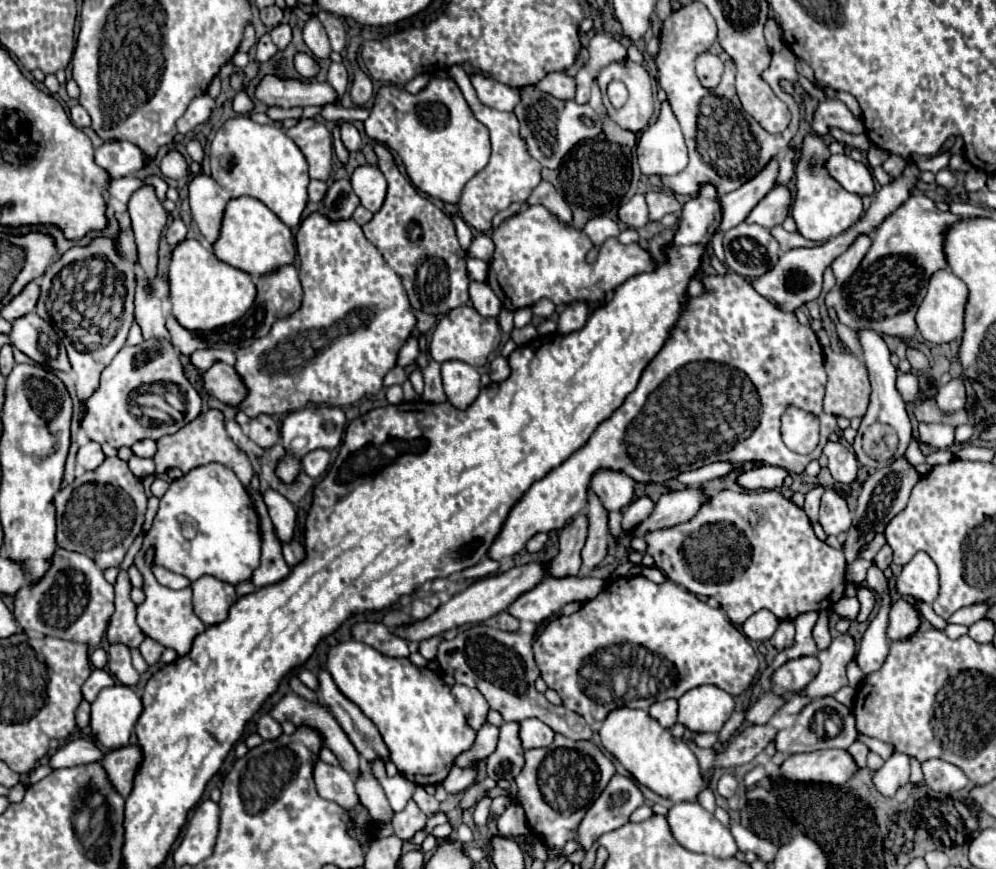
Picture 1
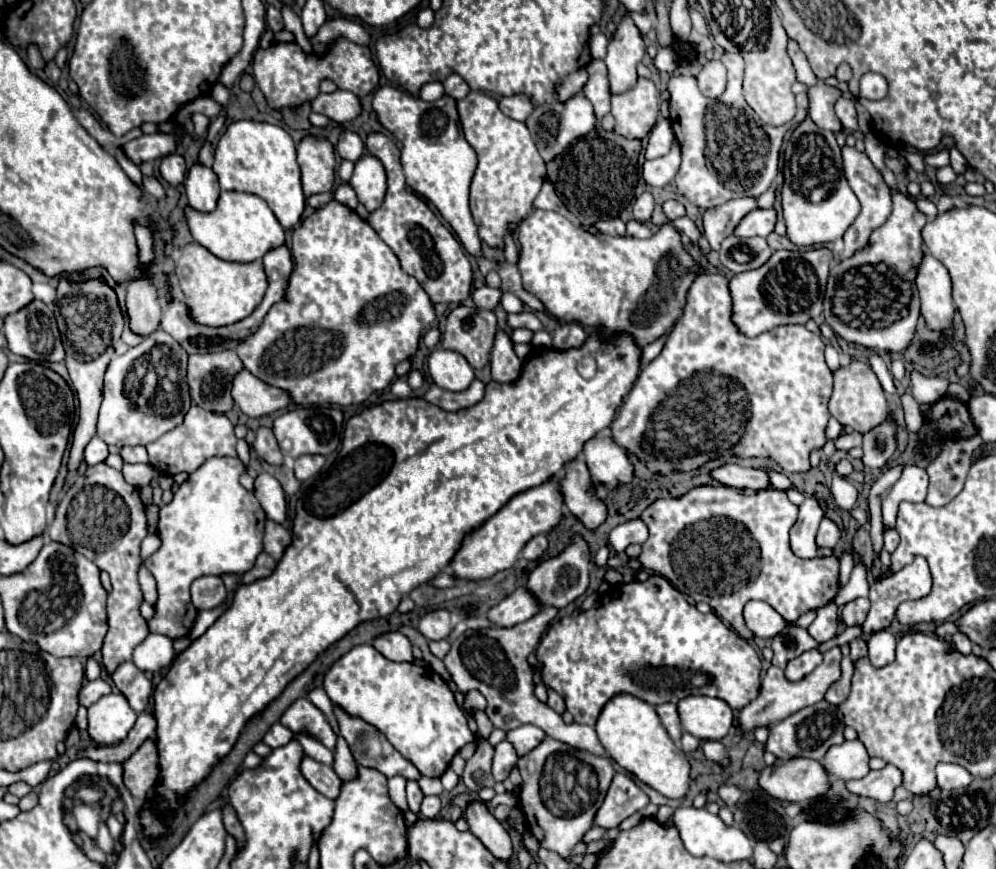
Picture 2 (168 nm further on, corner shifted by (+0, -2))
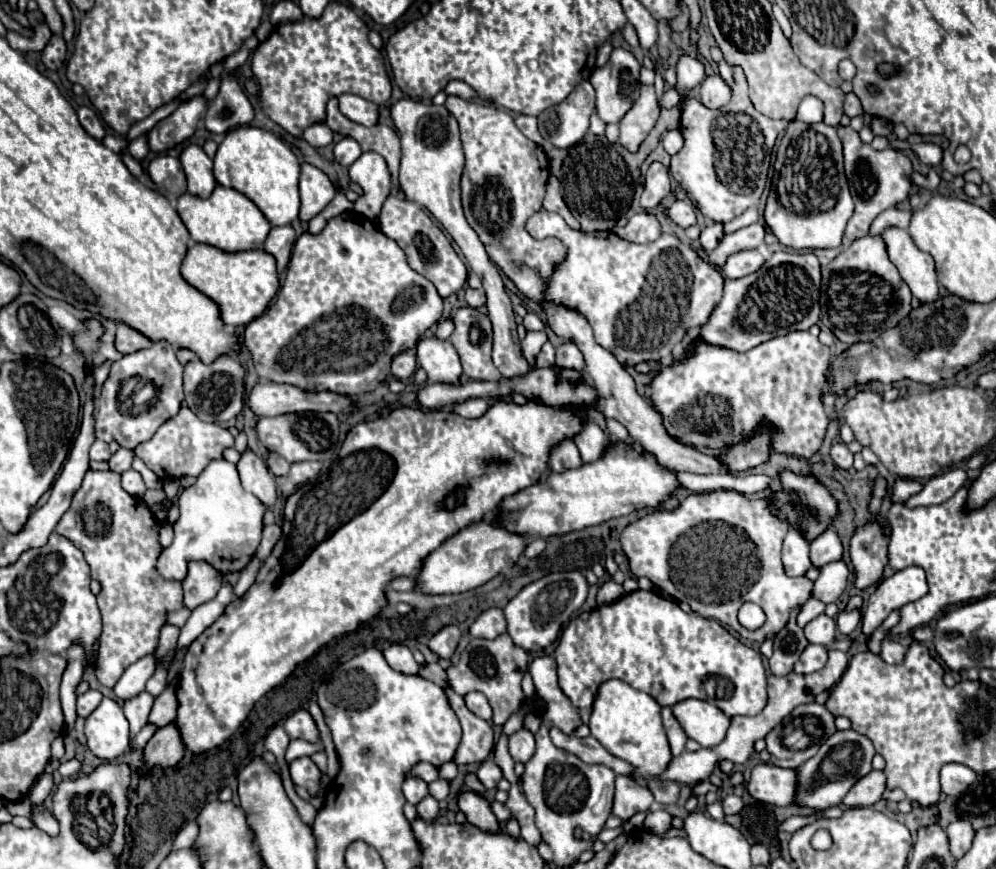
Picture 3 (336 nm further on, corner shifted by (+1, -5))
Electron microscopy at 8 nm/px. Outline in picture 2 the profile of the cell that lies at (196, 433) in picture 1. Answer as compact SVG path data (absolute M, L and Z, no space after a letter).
M191 405L191 409L187 411L183 423L177 425L175 429L171 429L169 433L165 433L163 437L159 437L157 441L149 443L147 453L149 453L149 463L155 469L159 469L165 475L177 475L181 471L193 473L209 457L215 457L215 455L237 457L235 443L237 443L237 437L233 433L233 425L225 415L221 415L221 413L215 415L215 413L205 411L197 405Z

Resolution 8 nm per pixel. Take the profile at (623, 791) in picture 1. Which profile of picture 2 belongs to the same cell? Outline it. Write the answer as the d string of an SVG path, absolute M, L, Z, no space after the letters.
M617 773L613 777L613 783L609 787L609 793L601 809L595 815L595 825L613 829L629 815L641 811L647 803L649 803L649 797L637 787L637 783L631 777Z

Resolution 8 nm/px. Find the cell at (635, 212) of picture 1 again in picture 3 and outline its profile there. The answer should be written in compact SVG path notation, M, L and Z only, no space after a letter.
M652 162L646 170L646 184L640 198L644 210L654 210L656 204L670 192L670 174L662 162Z

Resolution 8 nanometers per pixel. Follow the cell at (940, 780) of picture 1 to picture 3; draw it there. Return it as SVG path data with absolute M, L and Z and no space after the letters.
M944 764L940 770L942 792L948 796L962 794L976 780L976 772L964 764Z

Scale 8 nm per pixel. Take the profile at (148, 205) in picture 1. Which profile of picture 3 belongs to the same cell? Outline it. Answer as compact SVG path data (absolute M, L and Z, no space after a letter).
M118 322L118 332L116 332L116 348L122 354L130 354L142 348L150 348L152 342L144 334L138 334L138 330L126 326L124 322Z

